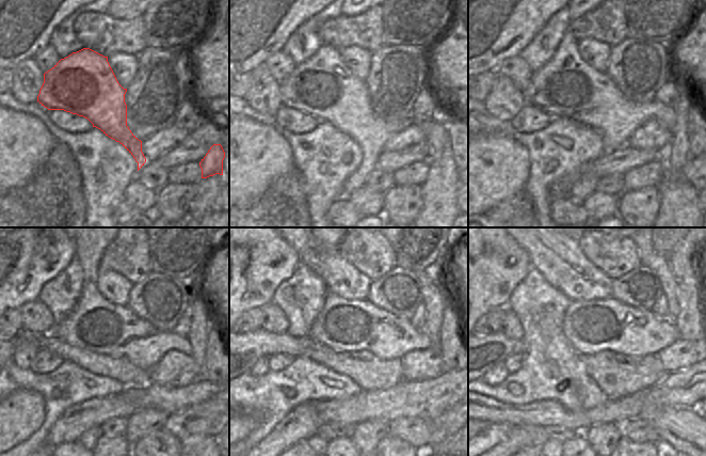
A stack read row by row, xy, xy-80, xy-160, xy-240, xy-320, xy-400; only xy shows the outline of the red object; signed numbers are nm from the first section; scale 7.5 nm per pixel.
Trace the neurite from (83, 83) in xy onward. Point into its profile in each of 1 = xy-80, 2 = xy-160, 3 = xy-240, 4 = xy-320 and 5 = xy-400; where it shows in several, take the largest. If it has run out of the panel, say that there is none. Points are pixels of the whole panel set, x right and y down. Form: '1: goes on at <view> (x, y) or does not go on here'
1: goes on at xy-80 (323, 87)
2: goes on at xy-160 (567, 87)
3: goes on at xy-240 (95, 325)
4: goes on at xy-320 (342, 325)
5: goes on at xy-400 (592, 326)

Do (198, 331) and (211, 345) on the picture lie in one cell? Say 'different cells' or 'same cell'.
different cells

